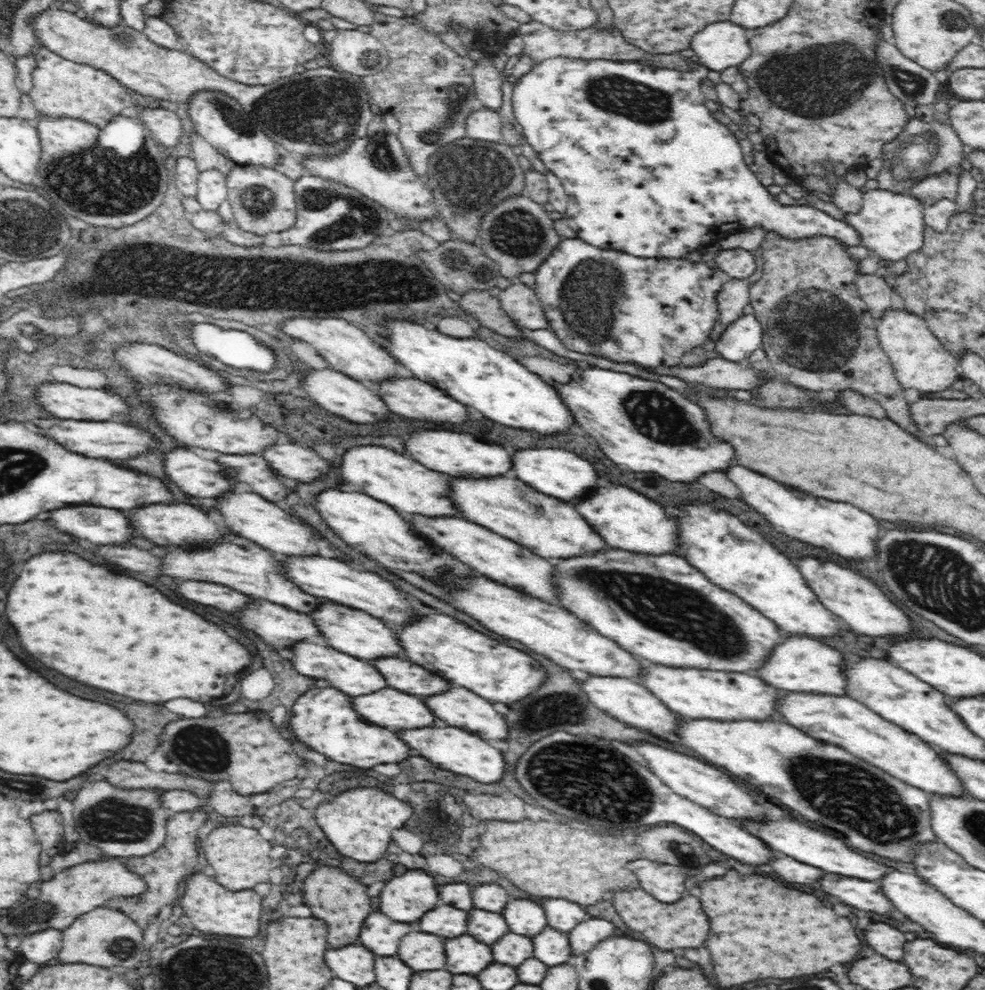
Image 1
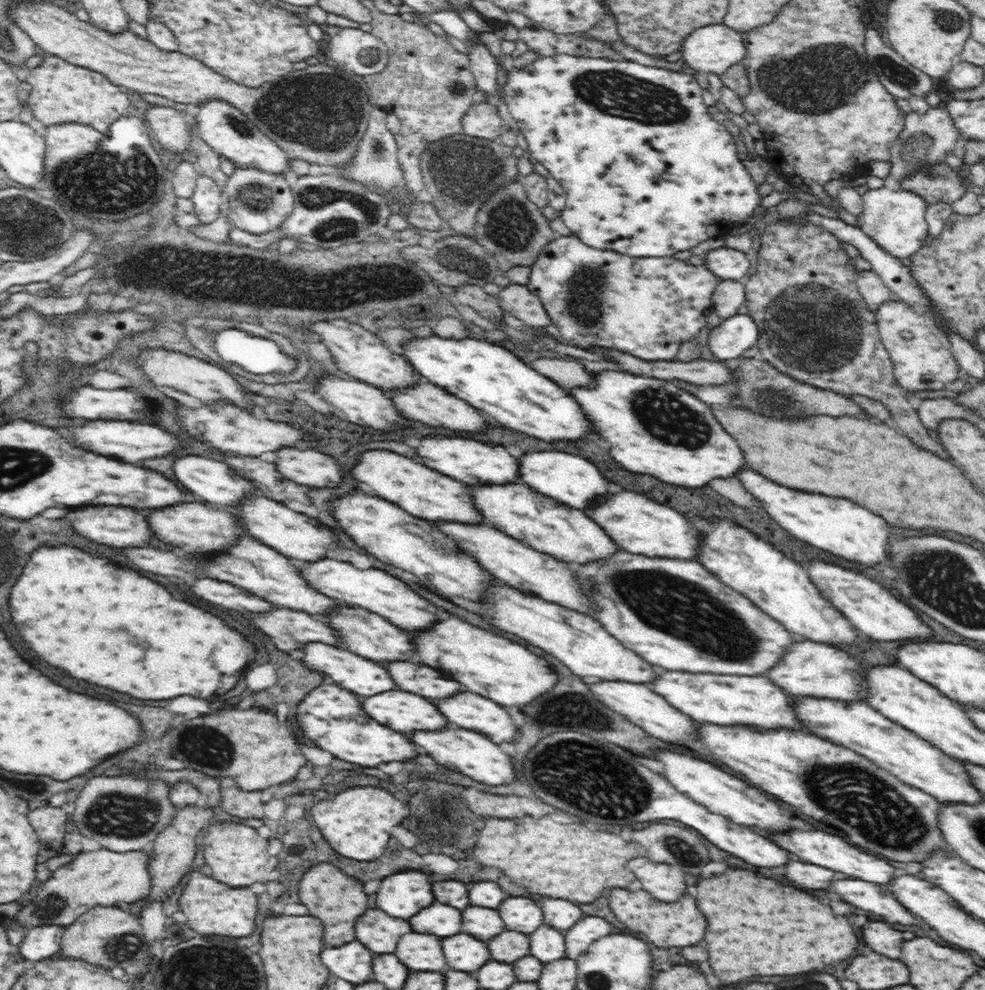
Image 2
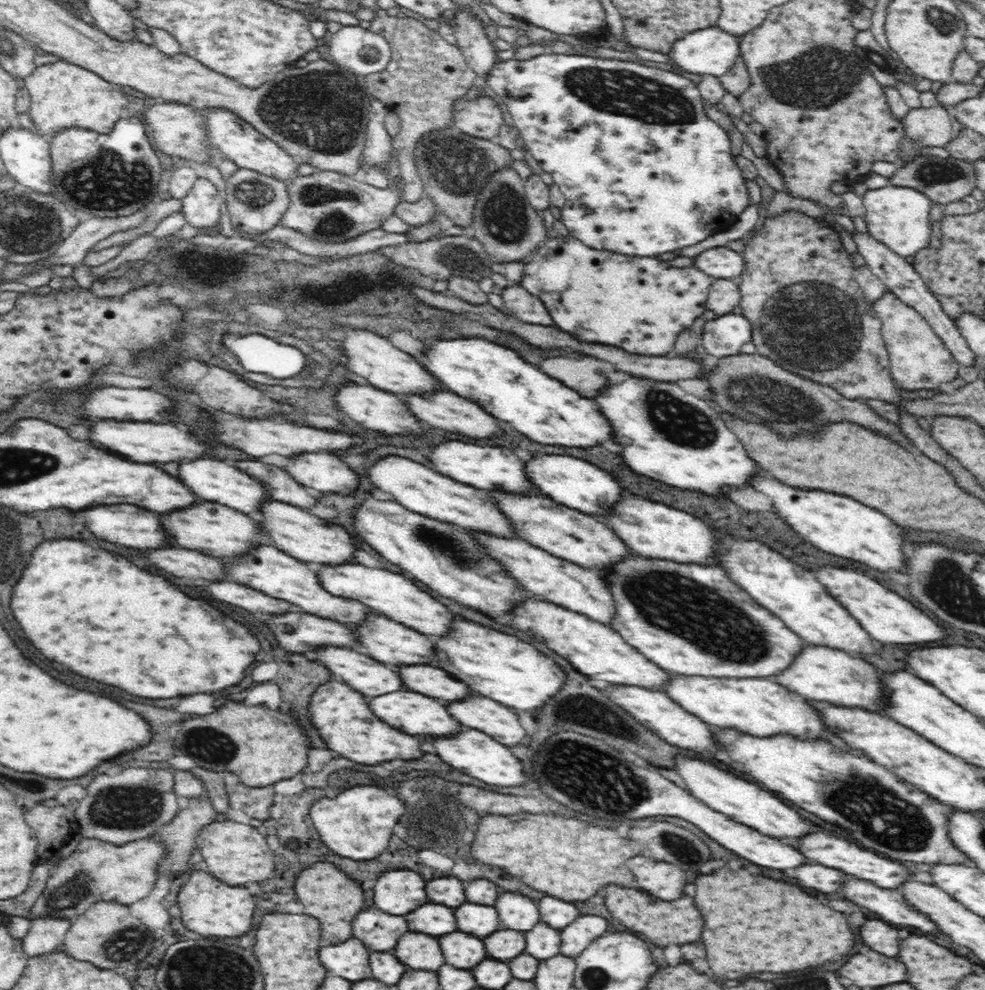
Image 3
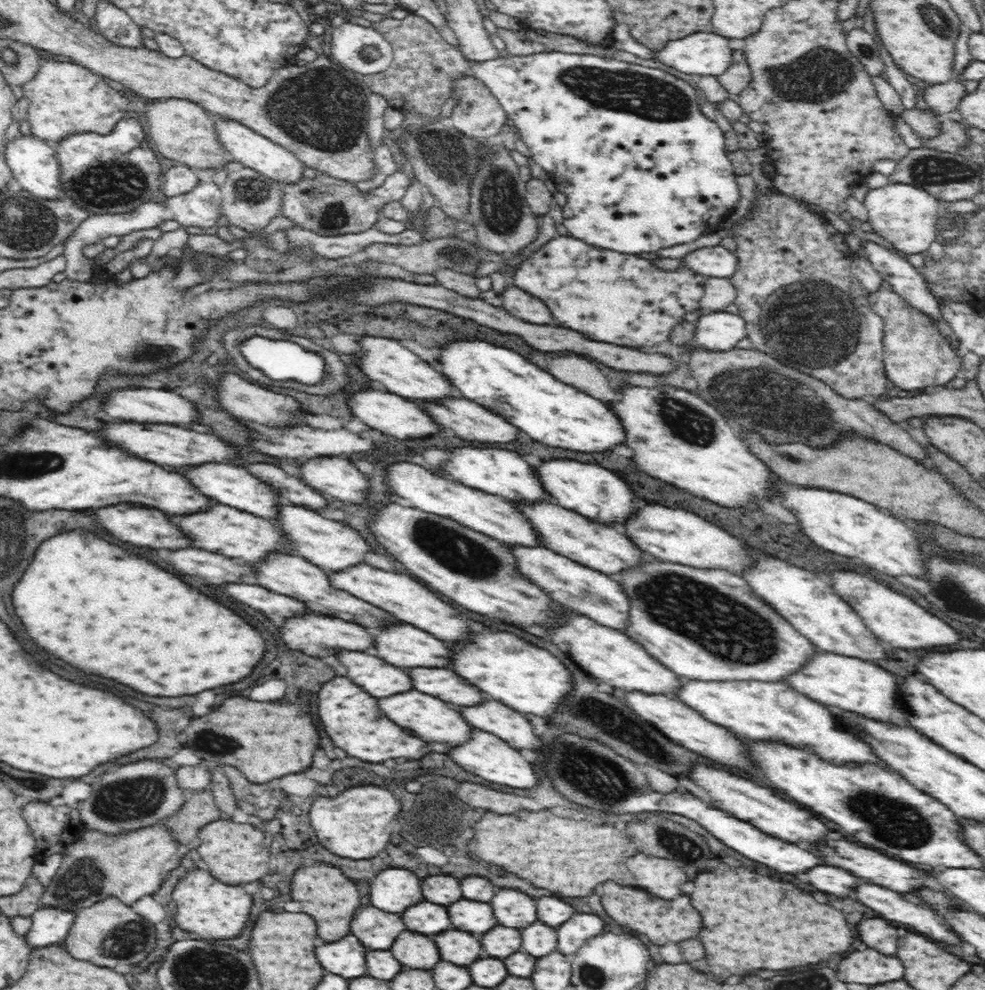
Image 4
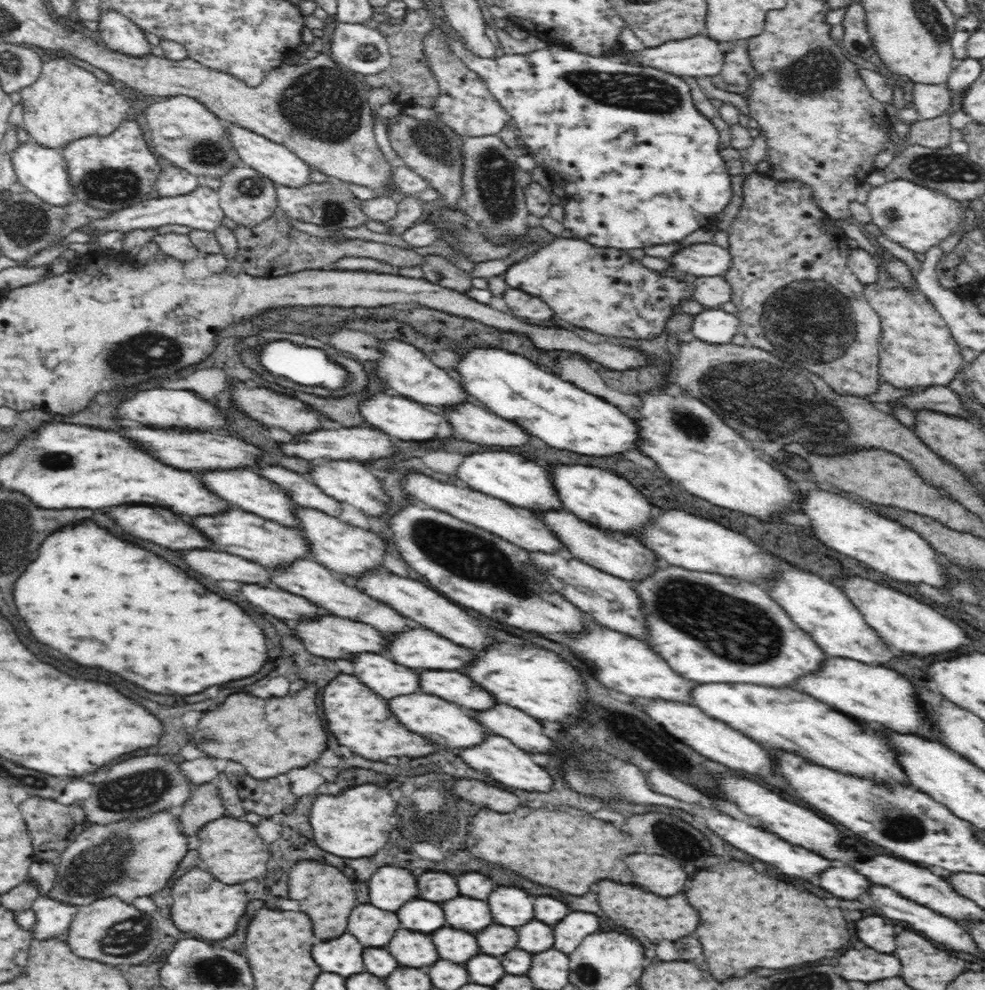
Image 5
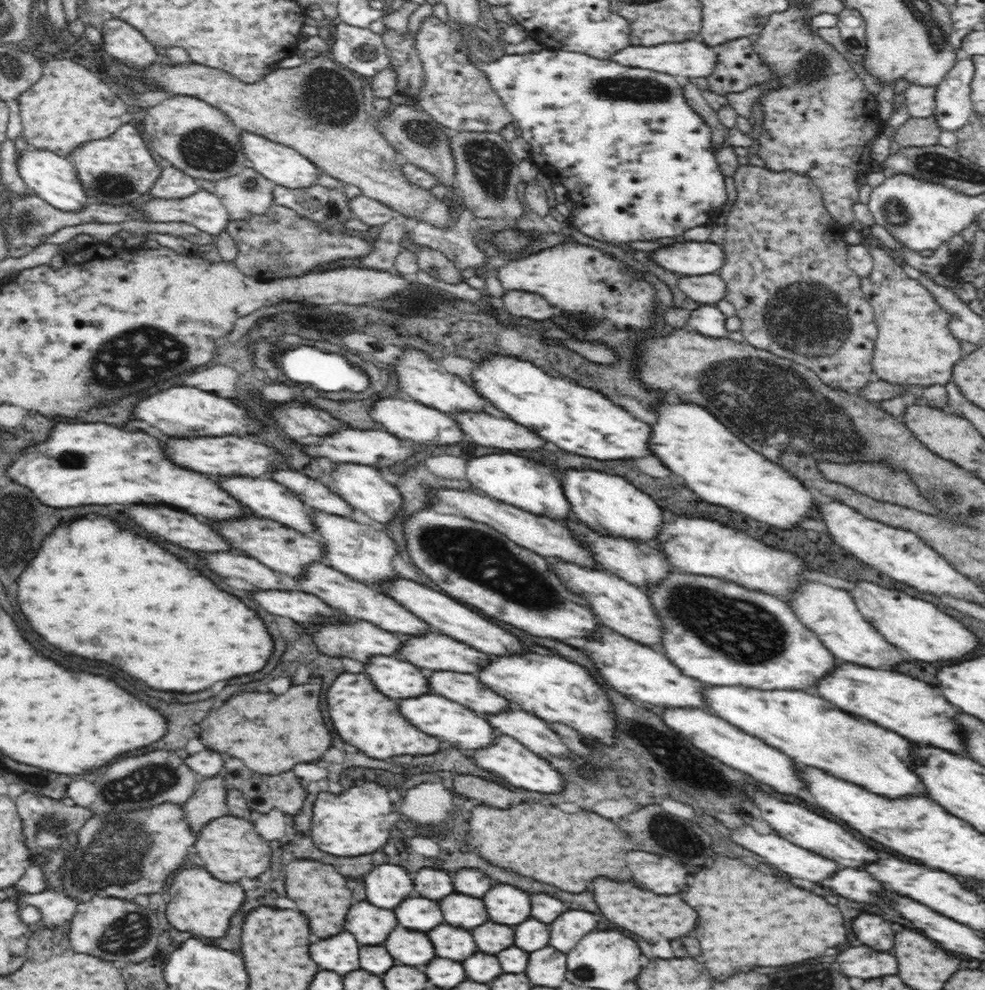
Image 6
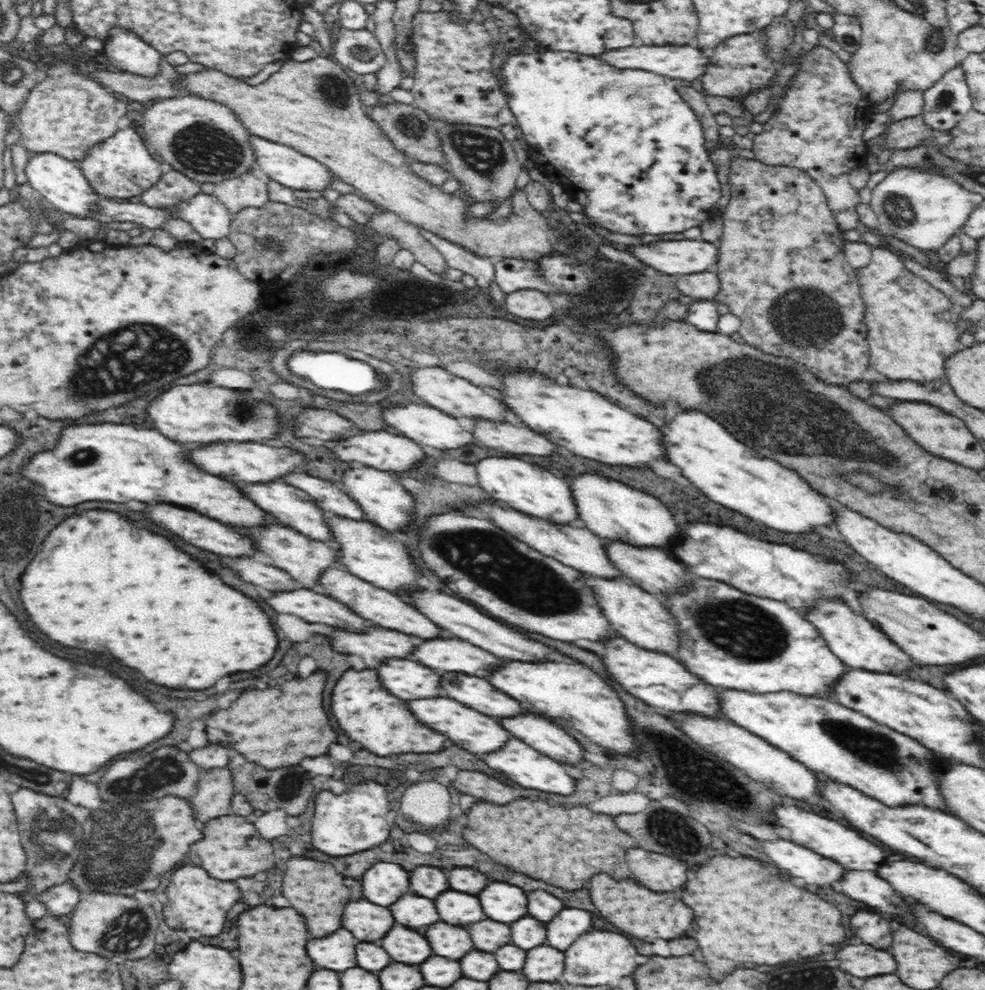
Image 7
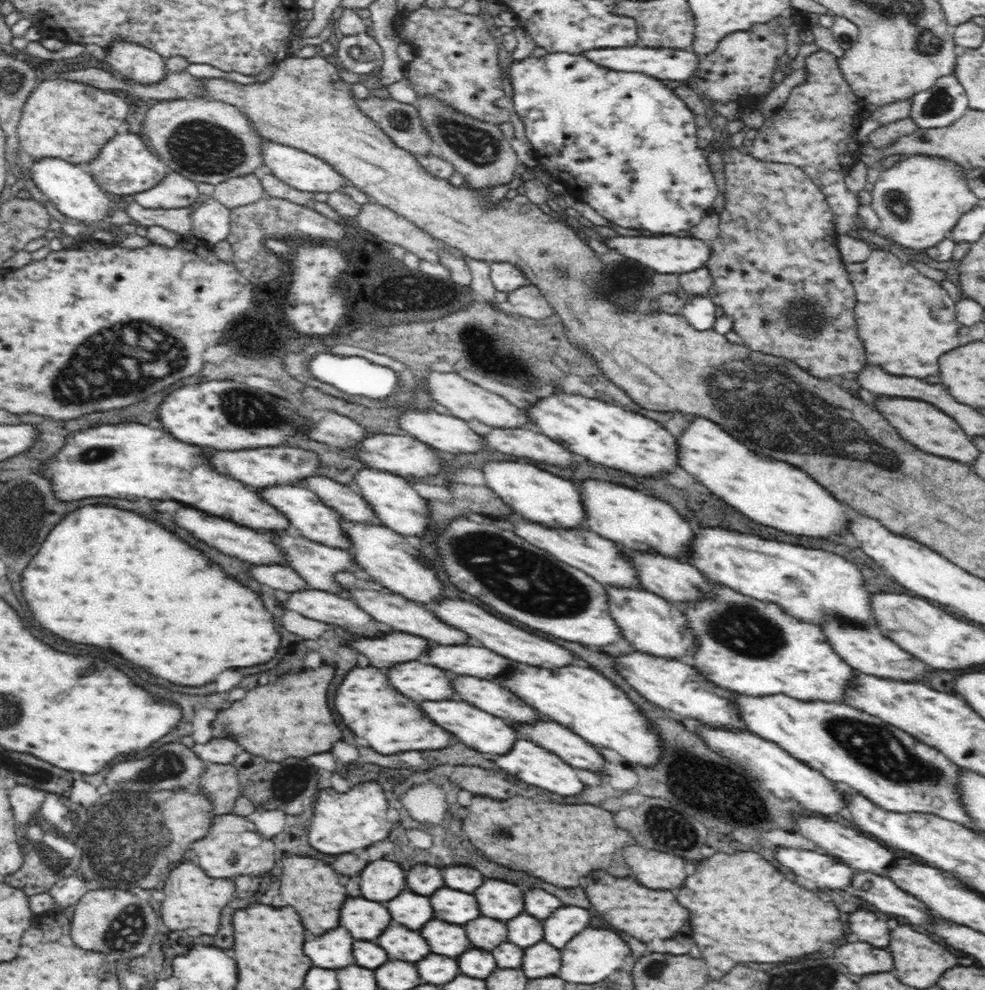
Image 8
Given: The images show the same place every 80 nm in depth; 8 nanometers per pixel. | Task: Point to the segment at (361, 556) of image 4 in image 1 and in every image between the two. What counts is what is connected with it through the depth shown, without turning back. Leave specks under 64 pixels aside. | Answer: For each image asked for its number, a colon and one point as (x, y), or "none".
1: (249, 515)
2: (295, 535)
3: (304, 536)

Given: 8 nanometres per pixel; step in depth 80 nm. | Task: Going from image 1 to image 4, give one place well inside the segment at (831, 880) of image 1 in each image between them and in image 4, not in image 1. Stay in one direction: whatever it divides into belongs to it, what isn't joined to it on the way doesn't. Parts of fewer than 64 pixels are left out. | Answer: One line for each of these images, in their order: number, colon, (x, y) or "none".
2: (865, 895)
3: (890, 908)
4: (890, 905)

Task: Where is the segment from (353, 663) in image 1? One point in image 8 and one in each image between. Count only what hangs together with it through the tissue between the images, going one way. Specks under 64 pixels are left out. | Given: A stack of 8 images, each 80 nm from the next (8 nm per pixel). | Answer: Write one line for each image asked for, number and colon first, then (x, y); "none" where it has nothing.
2: (358, 675)
3: (370, 678)
4: (380, 679)
5: (387, 679)
6: (397, 679)
7: (405, 679)
8: (416, 680)

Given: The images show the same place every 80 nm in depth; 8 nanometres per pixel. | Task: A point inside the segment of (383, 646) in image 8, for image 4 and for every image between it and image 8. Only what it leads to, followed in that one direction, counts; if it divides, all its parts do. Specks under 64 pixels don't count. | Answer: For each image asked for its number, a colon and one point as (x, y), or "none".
4: (316, 635)
5: (325, 637)
6: (361, 640)
7: (374, 645)

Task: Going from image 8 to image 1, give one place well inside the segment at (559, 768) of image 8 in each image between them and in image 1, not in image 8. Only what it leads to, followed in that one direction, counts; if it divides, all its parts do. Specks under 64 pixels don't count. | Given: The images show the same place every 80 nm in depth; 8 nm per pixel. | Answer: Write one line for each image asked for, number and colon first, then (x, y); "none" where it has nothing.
1: (455, 750)
2: (462, 750)
3: (473, 753)
4: (490, 758)
5: (506, 764)
6: (511, 762)
7: (520, 763)

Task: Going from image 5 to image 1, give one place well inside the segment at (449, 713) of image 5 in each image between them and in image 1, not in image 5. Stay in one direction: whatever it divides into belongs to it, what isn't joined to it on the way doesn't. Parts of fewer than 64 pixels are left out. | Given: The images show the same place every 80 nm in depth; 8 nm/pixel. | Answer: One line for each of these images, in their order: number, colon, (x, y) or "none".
1: (391, 709)
2: (403, 712)
3: (415, 714)
4: (428, 718)

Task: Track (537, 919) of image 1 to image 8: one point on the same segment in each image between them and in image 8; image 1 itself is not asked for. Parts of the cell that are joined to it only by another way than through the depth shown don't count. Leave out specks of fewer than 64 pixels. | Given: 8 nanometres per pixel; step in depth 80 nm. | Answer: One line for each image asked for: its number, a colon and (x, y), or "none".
2: (521, 914)
3: (517, 912)
4: (514, 909)
5: (510, 907)
6: (506, 905)
7: (504, 903)
8: (496, 899)

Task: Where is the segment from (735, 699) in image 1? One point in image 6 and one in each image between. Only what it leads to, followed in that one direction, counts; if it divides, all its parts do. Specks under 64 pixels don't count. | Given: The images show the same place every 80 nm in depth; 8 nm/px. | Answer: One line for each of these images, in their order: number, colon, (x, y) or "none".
2: (754, 701)
3: (760, 707)
4: (758, 710)
5: (780, 718)
6: (806, 728)

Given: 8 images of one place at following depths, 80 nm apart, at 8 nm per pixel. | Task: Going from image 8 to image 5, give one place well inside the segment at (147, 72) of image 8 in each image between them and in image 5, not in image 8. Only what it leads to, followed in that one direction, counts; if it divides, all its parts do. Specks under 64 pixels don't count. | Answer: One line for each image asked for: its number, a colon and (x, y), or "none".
5: (118, 32)
6: (121, 41)
7: (128, 52)

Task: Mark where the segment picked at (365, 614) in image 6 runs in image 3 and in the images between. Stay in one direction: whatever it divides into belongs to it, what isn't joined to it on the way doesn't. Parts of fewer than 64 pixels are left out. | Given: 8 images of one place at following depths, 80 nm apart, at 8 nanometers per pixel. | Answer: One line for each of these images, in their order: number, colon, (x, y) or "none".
3: (271, 571)
4: (297, 577)
5: (305, 577)

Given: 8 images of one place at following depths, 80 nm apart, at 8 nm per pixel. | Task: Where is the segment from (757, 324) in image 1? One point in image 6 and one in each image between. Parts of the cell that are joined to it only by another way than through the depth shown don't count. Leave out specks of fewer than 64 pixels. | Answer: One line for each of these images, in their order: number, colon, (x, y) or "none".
2: (730, 338)
3: (721, 336)
4: (720, 330)
5: (715, 326)
6: (707, 319)

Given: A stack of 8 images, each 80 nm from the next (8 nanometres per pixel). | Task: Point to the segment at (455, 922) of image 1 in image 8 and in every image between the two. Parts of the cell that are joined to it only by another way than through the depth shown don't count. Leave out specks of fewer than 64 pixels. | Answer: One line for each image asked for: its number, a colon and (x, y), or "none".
2: (441, 920)
3: (435, 919)
4: (428, 918)
5: (421, 915)
6: (420, 914)
7: (413, 911)
8: (412, 910)

